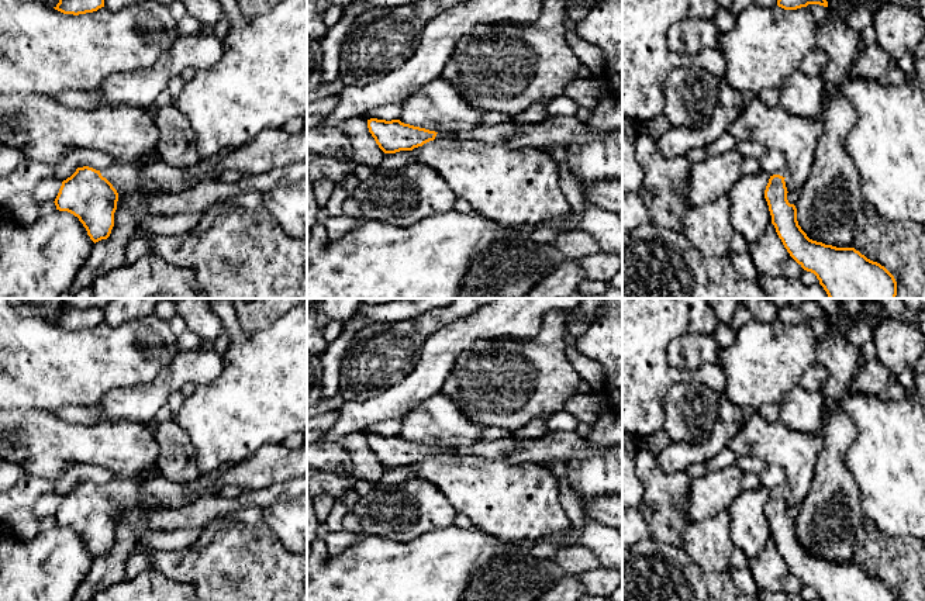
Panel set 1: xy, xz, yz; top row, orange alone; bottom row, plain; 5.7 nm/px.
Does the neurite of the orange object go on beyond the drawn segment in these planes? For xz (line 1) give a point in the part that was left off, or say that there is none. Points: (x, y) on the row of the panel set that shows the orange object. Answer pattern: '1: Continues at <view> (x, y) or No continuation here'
1: Continues at xz (494, 134)

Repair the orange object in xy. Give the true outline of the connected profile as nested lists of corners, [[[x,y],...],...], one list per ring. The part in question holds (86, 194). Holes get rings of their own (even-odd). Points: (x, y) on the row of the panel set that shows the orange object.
[[[224,149],[191,167],[175,167],[162,158],[113,165],[101,170],[89,166],[77,167],[70,177],[62,182],[54,203],[56,210],[77,217],[96,243],[107,239],[114,227],[118,201],[115,186],[158,184],[165,189],[166,194],[176,194],[186,190],[189,183],[197,183],[201,175],[211,170],[231,151]]]

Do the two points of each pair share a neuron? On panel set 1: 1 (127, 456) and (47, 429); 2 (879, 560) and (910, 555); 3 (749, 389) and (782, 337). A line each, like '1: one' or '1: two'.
1: one
2: one
3: one

